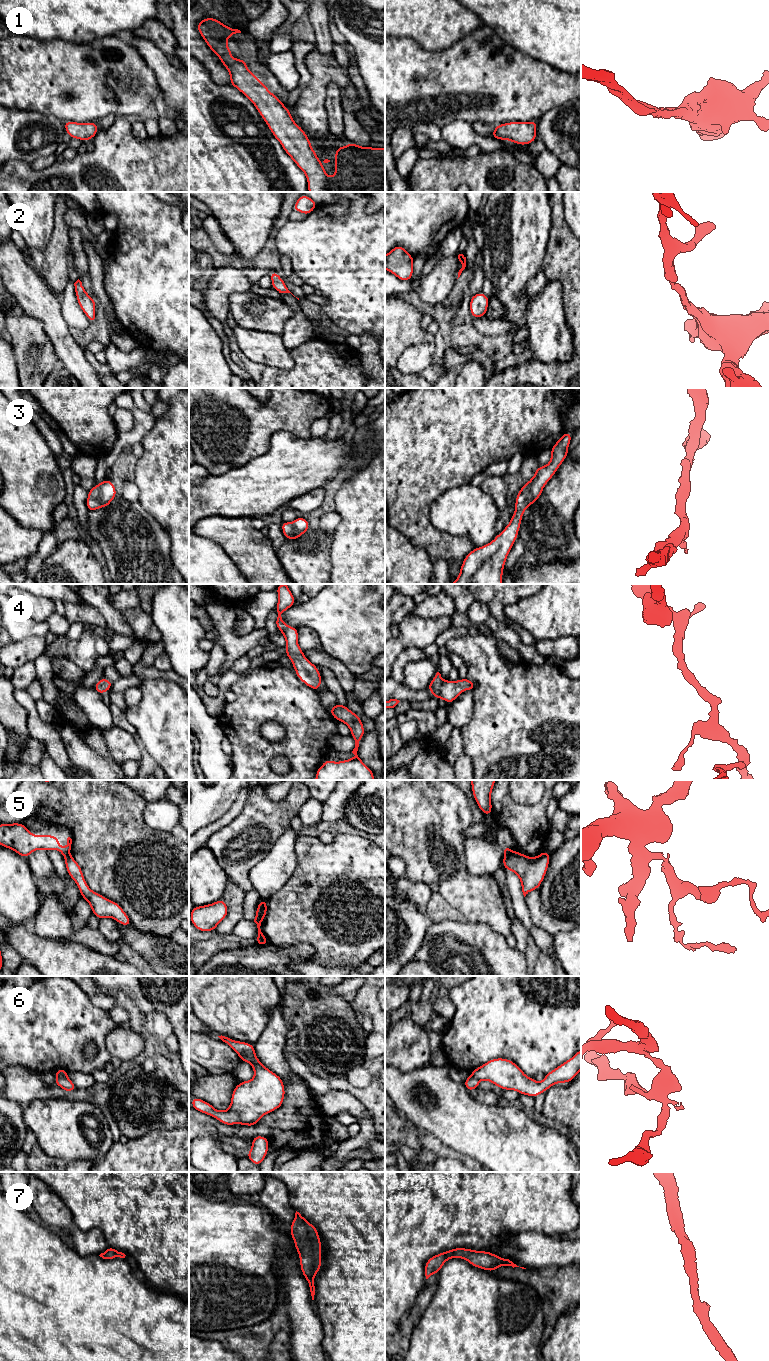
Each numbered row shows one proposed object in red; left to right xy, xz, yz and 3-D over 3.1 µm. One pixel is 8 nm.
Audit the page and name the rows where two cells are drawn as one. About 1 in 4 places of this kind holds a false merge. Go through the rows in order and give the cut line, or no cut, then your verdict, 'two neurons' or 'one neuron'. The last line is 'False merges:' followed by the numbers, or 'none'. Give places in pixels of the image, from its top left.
1: cut none; one neuron
2: cut none; one neuron
3: cut none; one neuron
4: cut none; one neuron
5: cut xy (69, 853), (64, 855); two neurons
6: cut xy (56, 1075), (66, 1077); two neurons
7: cut none; one neuron
False merges: 5, 6

